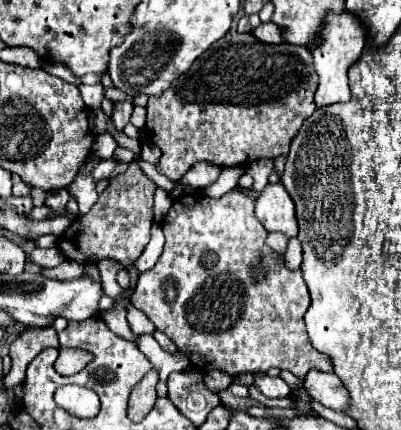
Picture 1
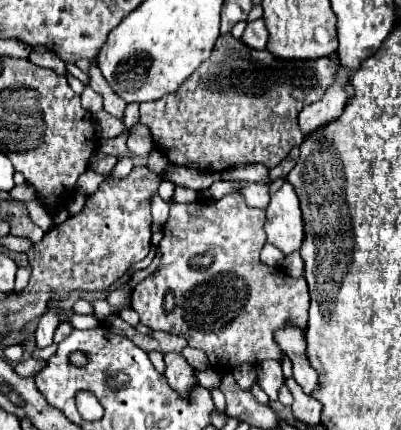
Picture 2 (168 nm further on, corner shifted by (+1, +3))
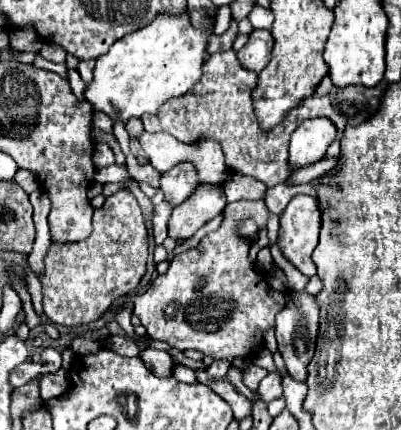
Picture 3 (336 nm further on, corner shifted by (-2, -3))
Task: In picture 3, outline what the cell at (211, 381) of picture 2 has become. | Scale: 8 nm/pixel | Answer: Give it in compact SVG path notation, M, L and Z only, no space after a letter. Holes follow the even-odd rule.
M177 365L177 367L173 367L173 373L175 373L173 377L175 377L177 381L181 381L181 383L197 383L193 369L187 369L187 367L183 367L183 365Z

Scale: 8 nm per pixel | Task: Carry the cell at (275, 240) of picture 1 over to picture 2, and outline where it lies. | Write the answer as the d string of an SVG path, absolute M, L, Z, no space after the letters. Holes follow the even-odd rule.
M266 243L264 245L264 249L262 249L262 261L266 263L266 265L282 265L282 261L284 261L284 253L280 251L280 249L276 249L274 245L270 245L270 243Z

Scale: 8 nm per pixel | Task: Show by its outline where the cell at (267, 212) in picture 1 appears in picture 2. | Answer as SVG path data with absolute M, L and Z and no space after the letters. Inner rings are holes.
M284 183L266 207L266 223L264 233L268 243L278 247L284 255L290 255L300 249L304 227L302 227L302 213L298 207L298 197L290 183Z

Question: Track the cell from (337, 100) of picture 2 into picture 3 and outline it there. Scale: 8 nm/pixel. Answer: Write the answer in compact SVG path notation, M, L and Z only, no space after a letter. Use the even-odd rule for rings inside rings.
M325 117L305 119L295 133L291 135L289 145L289 175L301 167L321 161L327 153L327 147L335 139L337 129Z

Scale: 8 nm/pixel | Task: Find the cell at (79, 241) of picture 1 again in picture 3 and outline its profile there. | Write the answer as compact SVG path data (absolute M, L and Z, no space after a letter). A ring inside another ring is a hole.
M121 189L115 195L107 197L103 207L95 209L93 233L89 235L89 239L79 241L79 243L69 243L69 245L51 243L51 249L45 257L45 275L41 279L45 315L53 323L67 325L67 327L75 327L75 325L99 319L117 297L127 295L127 293L137 289L141 277L147 271L145 269L147 255L149 255L149 231L143 223L139 203L137 203L137 199L133 197L131 191Z

